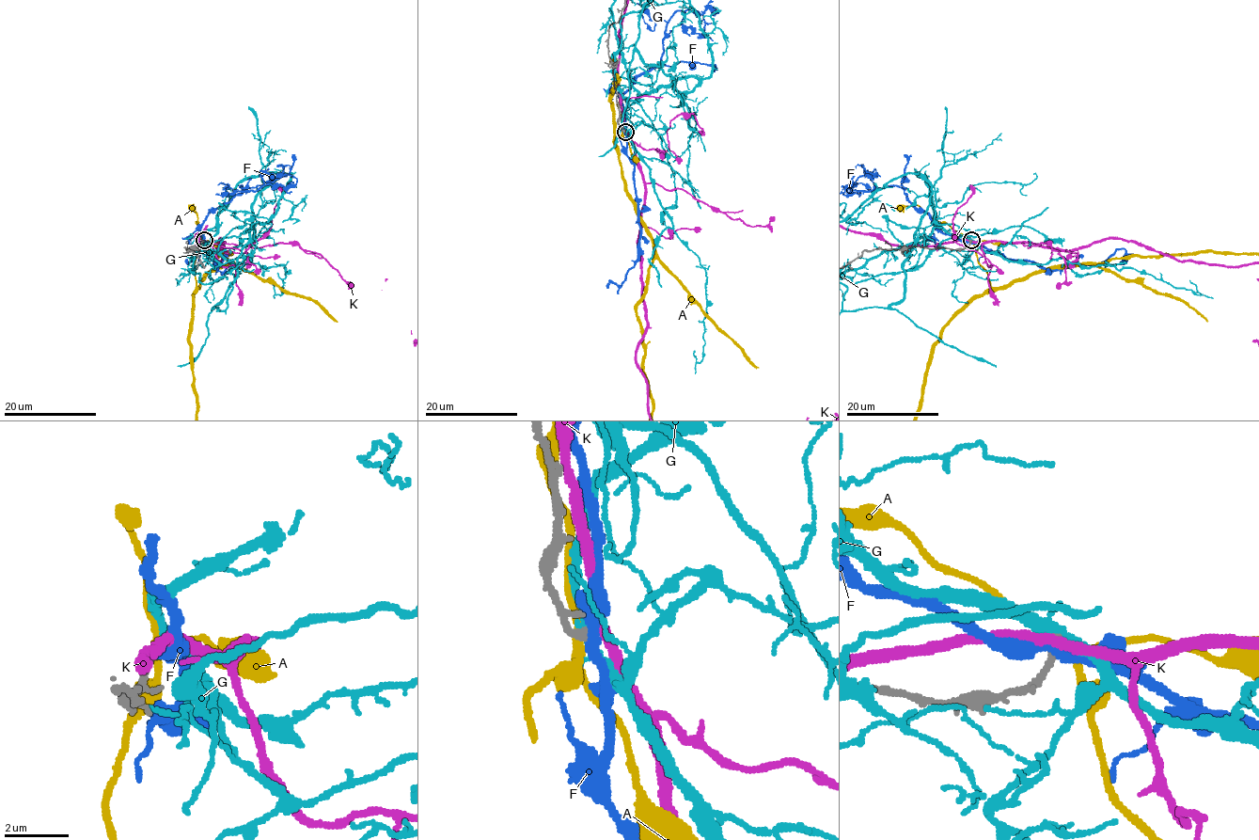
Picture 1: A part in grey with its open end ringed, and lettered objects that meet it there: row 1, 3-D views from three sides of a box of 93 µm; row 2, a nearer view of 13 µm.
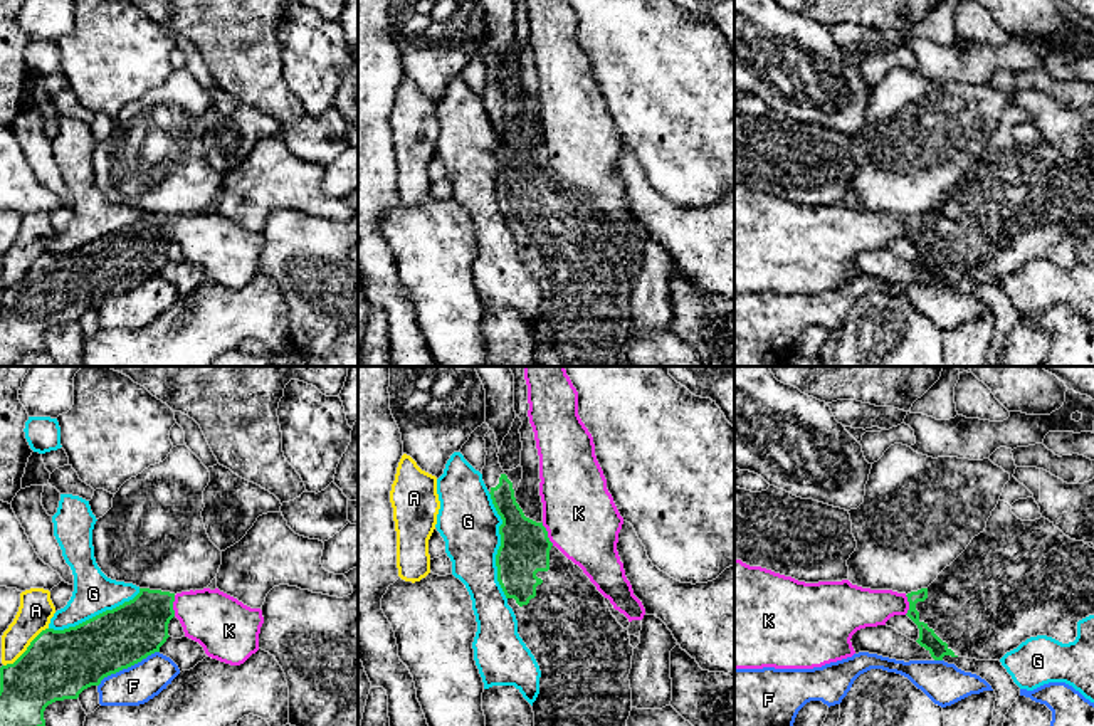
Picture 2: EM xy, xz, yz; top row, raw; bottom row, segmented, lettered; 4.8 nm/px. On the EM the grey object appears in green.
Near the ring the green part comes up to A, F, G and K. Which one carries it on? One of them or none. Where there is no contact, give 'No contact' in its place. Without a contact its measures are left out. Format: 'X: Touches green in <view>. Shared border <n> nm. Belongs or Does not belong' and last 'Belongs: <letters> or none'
A: Touches green in xy. Shared border 280 nm. Does not belong
F: Touches green in xy. Shared border 340 nm. Does not belong
G: Touches green in xz. Shared border 500 nm. Does not belong
K: Touches green in xz. Shared border 130 nm. Does not belong
Belongs: none

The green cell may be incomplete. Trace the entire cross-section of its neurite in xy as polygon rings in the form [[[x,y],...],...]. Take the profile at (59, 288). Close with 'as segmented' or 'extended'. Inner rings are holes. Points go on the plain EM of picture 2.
[[[139,212],[133,224],[76,250],[42,254],[13,287],[0,291],[0,366],[15,366],[24,355],[45,351],[44,334],[49,328],[77,323],[84,313],[99,309],[104,301],[160,276],[170,260],[173,225],[175,217]]] | as segmented

